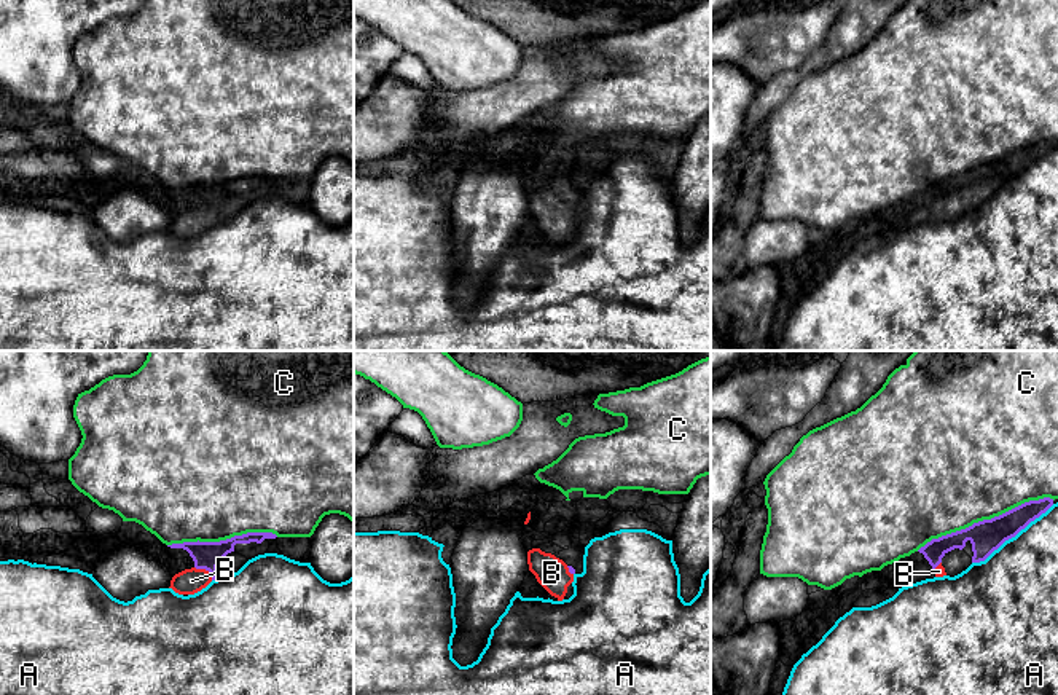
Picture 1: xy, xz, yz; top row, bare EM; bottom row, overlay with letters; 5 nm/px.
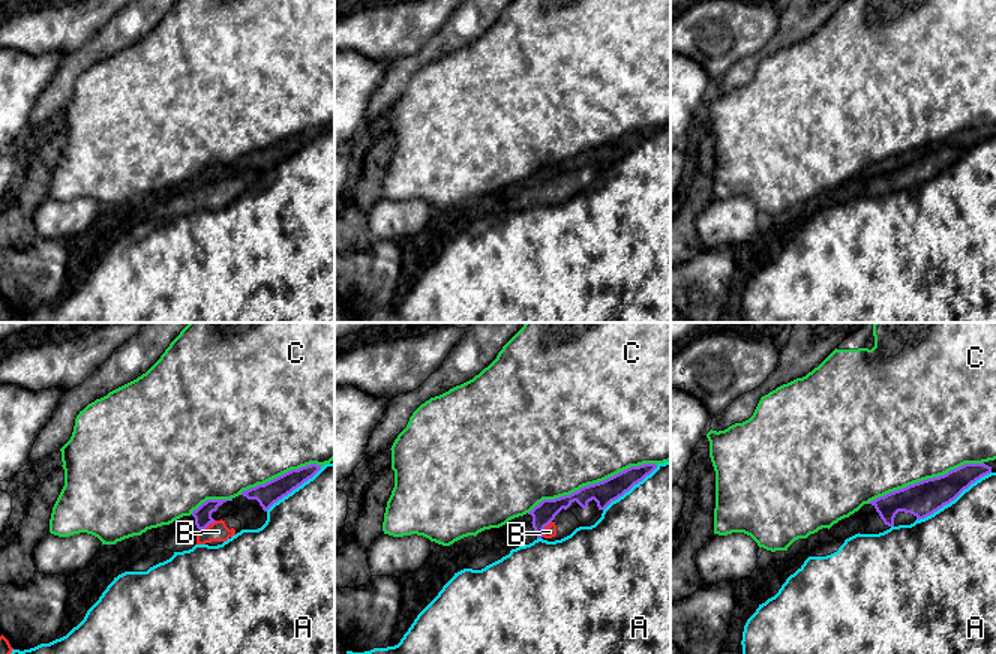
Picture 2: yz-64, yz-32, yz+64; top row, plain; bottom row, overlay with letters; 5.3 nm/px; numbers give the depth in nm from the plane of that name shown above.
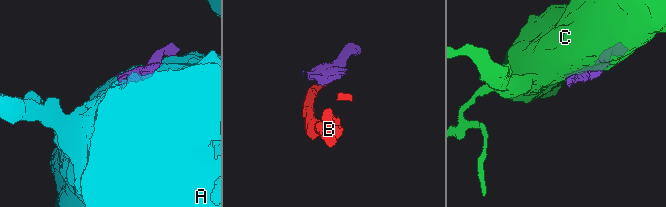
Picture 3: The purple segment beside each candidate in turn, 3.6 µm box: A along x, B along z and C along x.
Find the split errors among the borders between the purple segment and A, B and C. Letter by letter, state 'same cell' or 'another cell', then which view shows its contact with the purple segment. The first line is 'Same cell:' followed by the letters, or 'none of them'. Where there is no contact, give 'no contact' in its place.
Same cell: B
A: another cell; meets purple in yz
B: same cell; meets purple in xy
C: another cell; meets purple in yz

